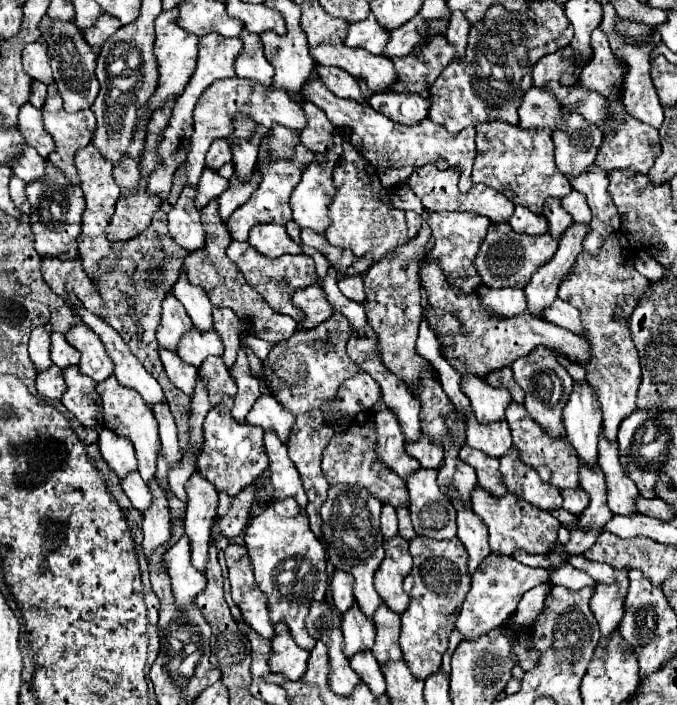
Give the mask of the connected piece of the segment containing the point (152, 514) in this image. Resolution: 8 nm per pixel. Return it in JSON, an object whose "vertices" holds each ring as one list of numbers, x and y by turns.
{"vertices":[[149,482,149,490,153,492,153,504,149,512,143,514,143,552,149,560,157,548,169,542,171,538,171,524,169,524,169,506,165,500,165,492,157,488,157,482]]}

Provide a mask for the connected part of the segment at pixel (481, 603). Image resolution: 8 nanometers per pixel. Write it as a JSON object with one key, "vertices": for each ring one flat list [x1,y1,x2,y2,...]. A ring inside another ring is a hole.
{"vertices":[[489,554,481,562,481,568,477,568,477,572,473,574,471,590,469,590,465,602,463,602,463,608,461,608,459,618,455,622,455,630,463,636,463,640,477,640,483,634,495,630,507,618,513,616,521,596,527,590,547,582,549,574,551,572,547,568,531,568,531,566,525,566,525,564,517,562,515,558,505,558,505,556]]}

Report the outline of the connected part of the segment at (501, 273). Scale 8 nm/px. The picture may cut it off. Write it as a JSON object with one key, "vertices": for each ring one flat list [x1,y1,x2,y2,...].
{"vertices":[[491,224,489,232,481,244,481,250,477,254,477,270,481,272,483,284,487,288,525,288,533,272,537,268,545,266,557,250,557,242,549,234,541,236,529,236,529,234,517,234,509,228,509,224]]}

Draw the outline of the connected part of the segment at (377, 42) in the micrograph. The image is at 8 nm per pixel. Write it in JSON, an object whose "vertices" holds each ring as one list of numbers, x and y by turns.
{"vertices":[[369,14,365,20,351,22,347,26,345,44,349,48,365,48,371,54,381,54,387,38,389,32,381,32,381,28,377,28,377,20,373,20,373,14]]}

